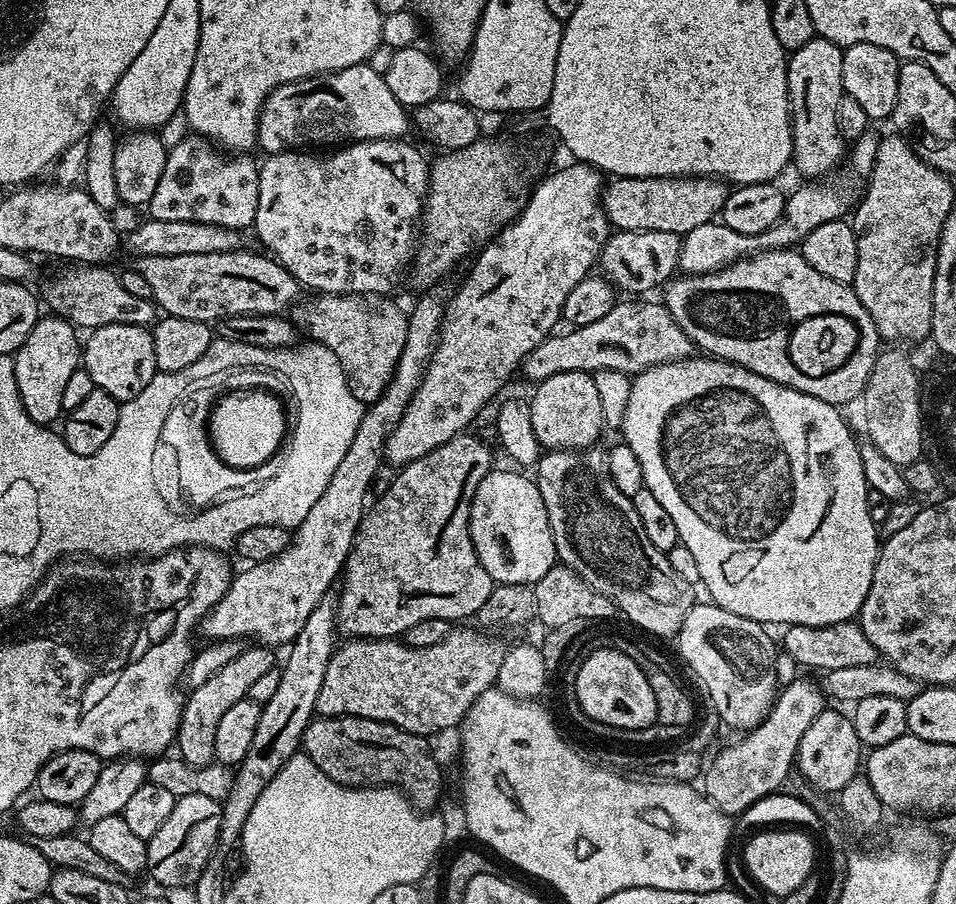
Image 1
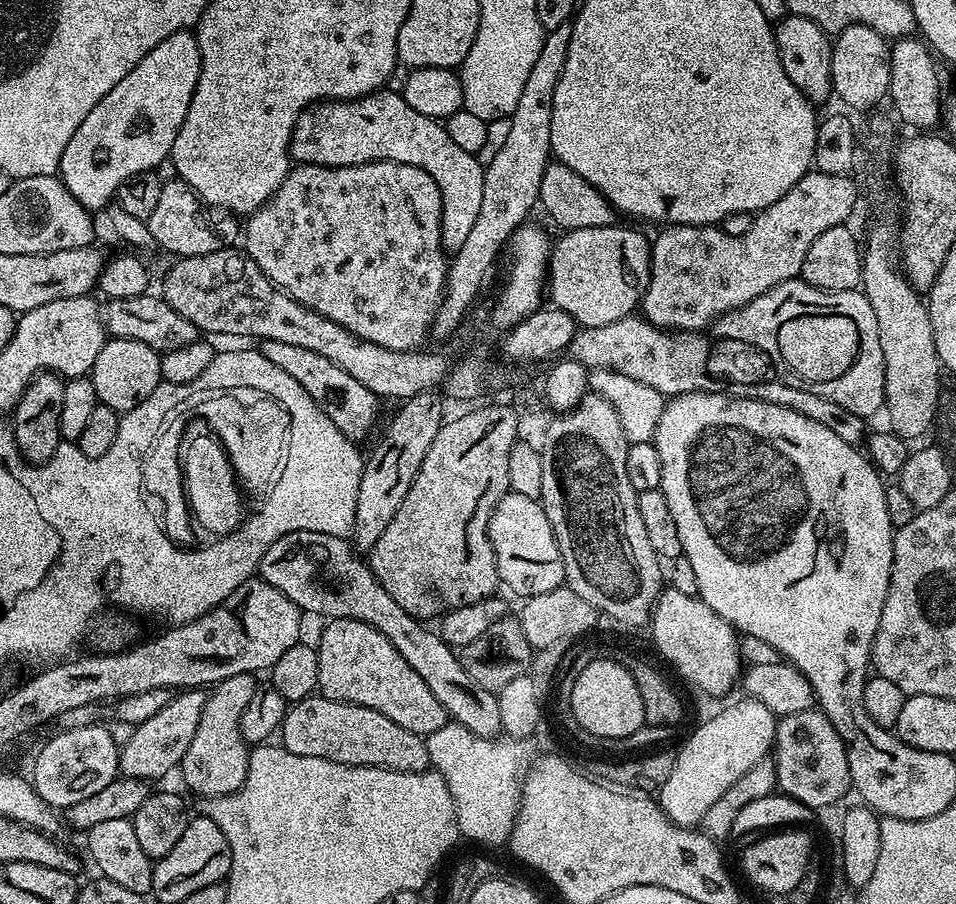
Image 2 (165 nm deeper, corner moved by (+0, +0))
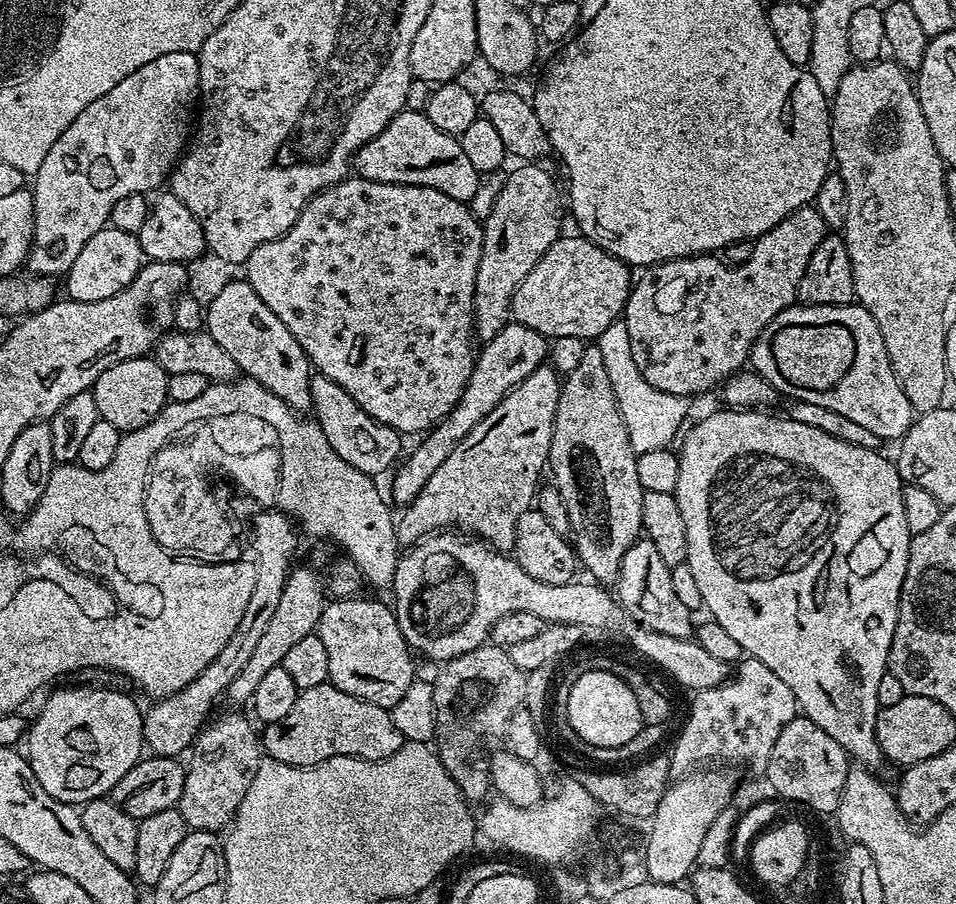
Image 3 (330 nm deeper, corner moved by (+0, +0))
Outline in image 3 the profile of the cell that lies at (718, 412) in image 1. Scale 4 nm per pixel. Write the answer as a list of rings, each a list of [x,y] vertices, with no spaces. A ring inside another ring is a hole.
[[[723,410],[724,412],[712,412],[705,420],[700,420],[692,429],[687,429],[686,435],[683,437],[684,445],[678,448],[680,457],[680,465],[678,466],[678,486],[674,493],[678,502],[678,510],[682,510],[682,522],[686,526],[686,546],[688,547],[688,565],[690,566],[690,574],[694,574],[694,579],[698,581],[698,590],[702,594],[702,602],[707,614],[718,626],[730,634],[734,641],[738,642],[744,654],[751,659],[762,662],[766,666],[770,666],[770,670],[774,670],[774,674],[778,674],[778,678],[782,678],[782,682],[786,682],[786,686],[790,686],[790,690],[794,690],[794,698],[796,699],[796,707],[803,715],[807,716],[810,722],[814,722],[818,726],[822,726],[822,730],[826,730],[826,734],[830,734],[830,738],[834,738],[834,742],[838,742],[838,746],[842,746],[844,751],[857,765],[863,766],[869,770],[876,770],[880,763],[885,763],[885,756],[878,746],[878,738],[876,737],[876,715],[879,714],[881,707],[878,702],[878,681],[882,679],[882,674],[888,671],[888,655],[890,654],[890,642],[894,638],[894,626],[898,622],[898,606],[900,605],[900,591],[902,590],[902,582],[906,578],[906,566],[908,565],[908,555],[910,554],[910,542],[913,535],[906,526],[906,510],[902,507],[902,490],[904,489],[904,481],[900,478],[900,471],[891,459],[887,460],[881,453],[874,448],[863,448],[862,446],[850,446],[850,442],[842,442],[838,438],[834,438],[830,434],[826,434],[822,430],[818,430],[814,426],[806,426],[802,422],[794,422],[788,419],[787,415],[771,416],[773,413],[768,410]]]

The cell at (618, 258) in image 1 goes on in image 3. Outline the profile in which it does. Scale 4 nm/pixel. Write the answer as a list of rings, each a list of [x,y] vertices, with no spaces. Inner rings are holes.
[[[564,234],[554,242],[554,246],[550,246],[550,250],[546,250],[546,254],[542,254],[538,266],[522,278],[522,286],[518,286],[512,299],[511,319],[522,326],[530,326],[530,330],[538,330],[538,334],[546,338],[561,336],[592,342],[602,334],[602,330],[606,330],[606,326],[621,319],[633,283],[629,265],[614,258],[614,254],[602,250],[585,236]]]

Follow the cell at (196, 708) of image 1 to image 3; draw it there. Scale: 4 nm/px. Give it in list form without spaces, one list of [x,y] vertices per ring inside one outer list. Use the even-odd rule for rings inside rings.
[[[228,712],[225,716],[218,716],[200,729],[184,769],[186,786],[182,790],[178,807],[189,829],[198,832],[219,833],[229,827],[251,782],[258,774],[262,759],[258,732],[252,729],[253,721],[247,715],[244,717],[236,712]]]

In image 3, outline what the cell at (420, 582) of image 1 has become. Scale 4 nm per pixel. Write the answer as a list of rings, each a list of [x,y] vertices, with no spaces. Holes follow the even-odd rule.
[[[542,366],[517,388],[511,388],[506,398],[454,446],[450,458],[422,486],[422,494],[401,511],[401,516],[399,513],[397,543],[411,546],[441,530],[459,530],[486,538],[497,552],[511,553],[516,546],[518,518],[533,507],[542,484],[540,475],[546,472],[561,383],[555,368]]]

